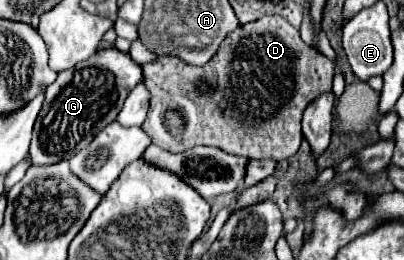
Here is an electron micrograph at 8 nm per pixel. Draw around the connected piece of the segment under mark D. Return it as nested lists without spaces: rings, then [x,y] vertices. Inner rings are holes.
[[[263,16],[261,20],[239,26],[223,40],[213,60],[209,60],[205,66],[189,66],[179,58],[159,56],[153,62],[141,64],[141,68],[143,84],[151,92],[149,114],[141,128],[157,146],[169,152],[183,152],[193,146],[215,146],[235,156],[267,158],[277,162],[293,156],[299,150],[303,140],[301,114],[305,106],[321,92],[327,92],[333,82],[333,62],[311,52],[311,48],[301,40],[299,30],[281,16]],[[169,106],[177,108],[185,118],[185,130],[179,136],[173,136],[165,126],[163,114]]]

